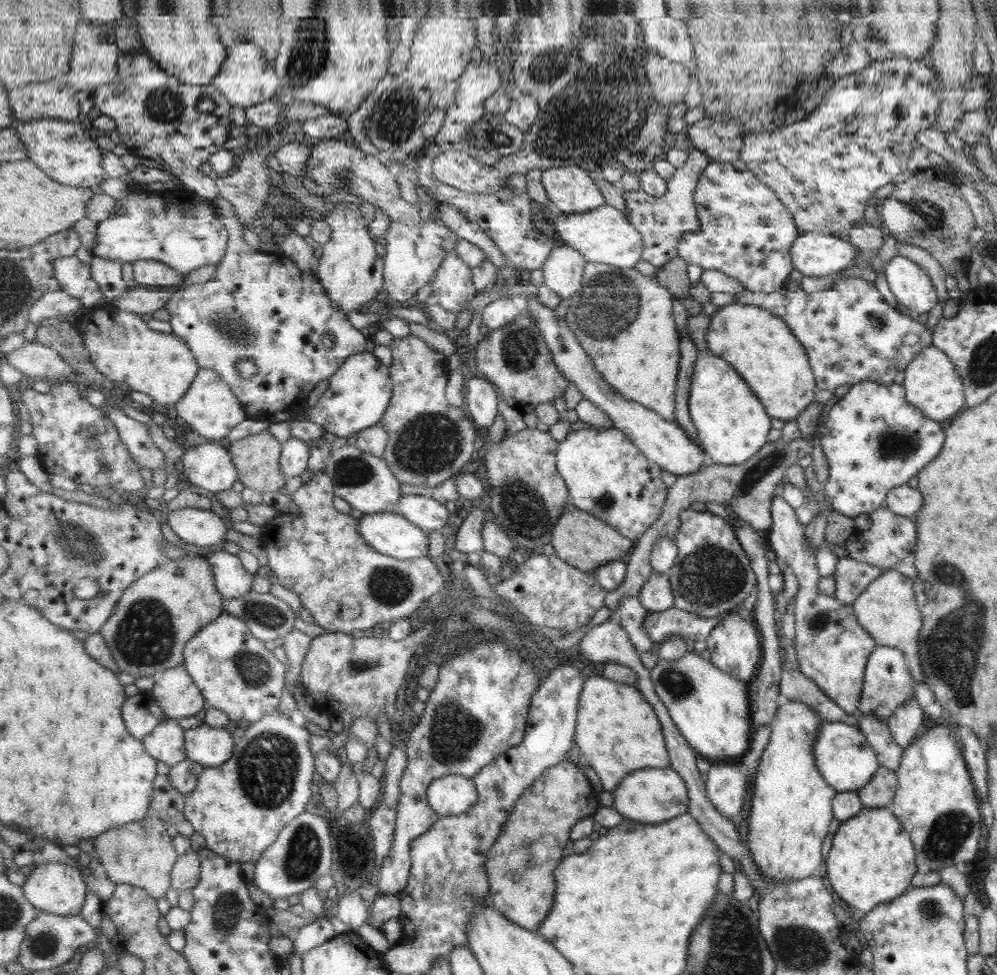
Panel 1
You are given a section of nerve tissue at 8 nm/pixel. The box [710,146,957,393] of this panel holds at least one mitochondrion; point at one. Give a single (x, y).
(929, 218)

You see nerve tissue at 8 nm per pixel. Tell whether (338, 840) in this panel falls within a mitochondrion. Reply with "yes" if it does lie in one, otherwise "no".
yes

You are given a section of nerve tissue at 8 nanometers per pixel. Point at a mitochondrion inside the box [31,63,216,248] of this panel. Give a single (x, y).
(164, 105)

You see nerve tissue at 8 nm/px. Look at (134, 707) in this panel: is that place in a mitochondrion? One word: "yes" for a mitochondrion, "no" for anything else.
no

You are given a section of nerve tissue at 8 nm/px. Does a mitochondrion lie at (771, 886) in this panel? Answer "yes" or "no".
no

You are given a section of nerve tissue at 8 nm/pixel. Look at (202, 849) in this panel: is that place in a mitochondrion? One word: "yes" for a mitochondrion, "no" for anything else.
no

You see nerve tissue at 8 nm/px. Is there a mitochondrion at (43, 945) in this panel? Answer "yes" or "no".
yes

